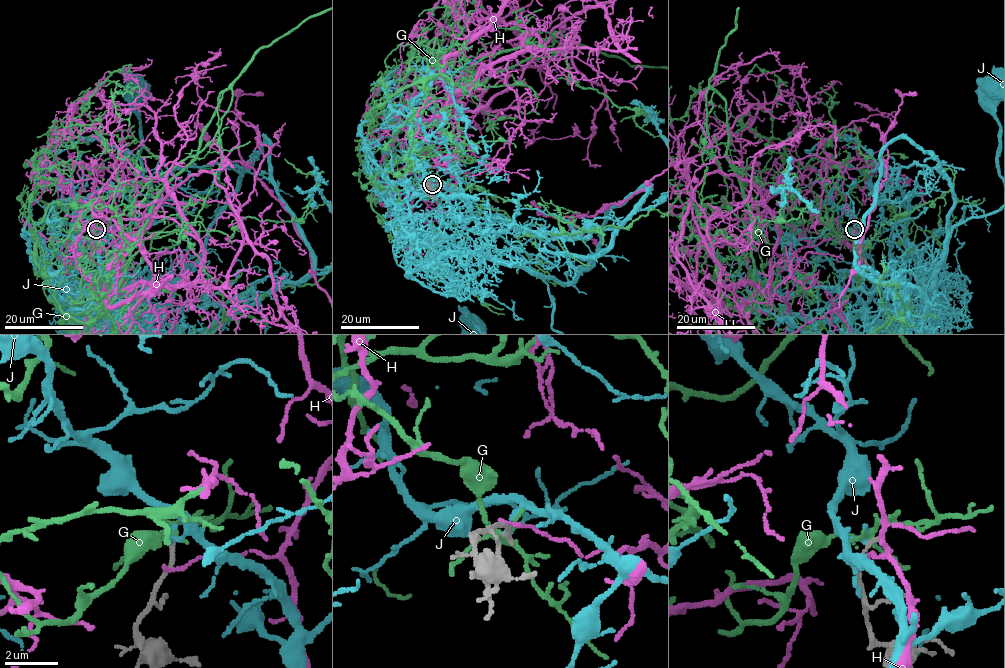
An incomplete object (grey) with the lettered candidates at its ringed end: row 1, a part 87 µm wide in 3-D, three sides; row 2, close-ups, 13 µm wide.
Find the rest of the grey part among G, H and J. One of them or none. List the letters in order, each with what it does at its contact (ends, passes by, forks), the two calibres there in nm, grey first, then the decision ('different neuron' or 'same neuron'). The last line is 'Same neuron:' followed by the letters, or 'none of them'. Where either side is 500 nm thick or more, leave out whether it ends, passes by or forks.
G: it forks; calibres 180 and 240 nm; different neuron
H: it ends; calibres 150 and 150 nm; different neuron
J: it ends; calibres 180 and 180 nm; different neuron
Same neuron: none of them

